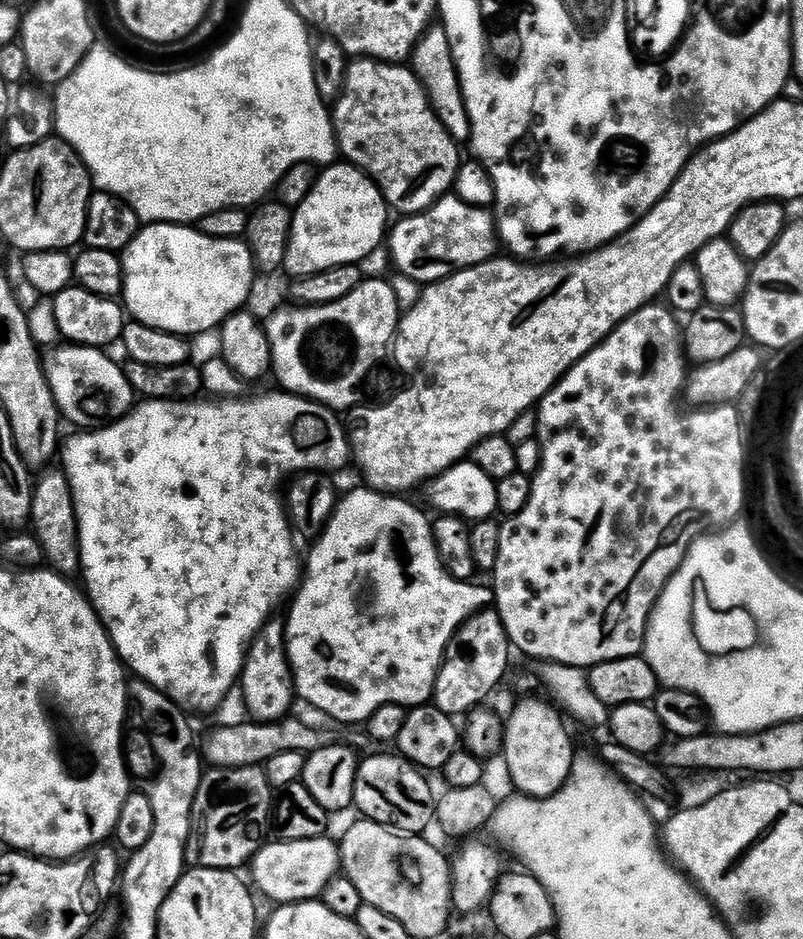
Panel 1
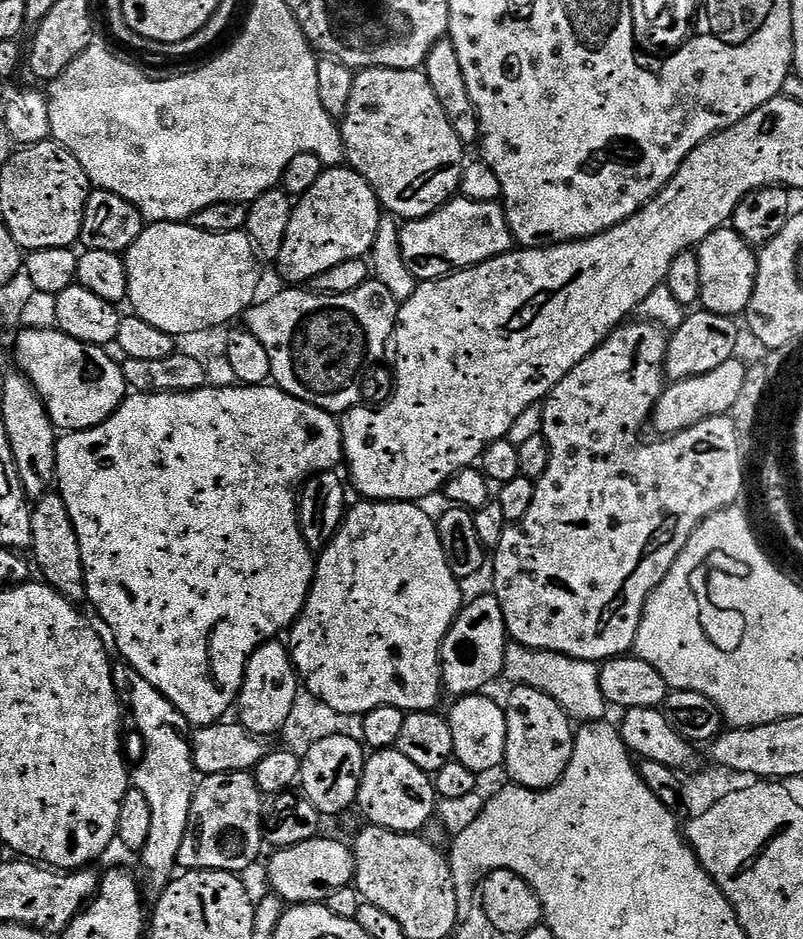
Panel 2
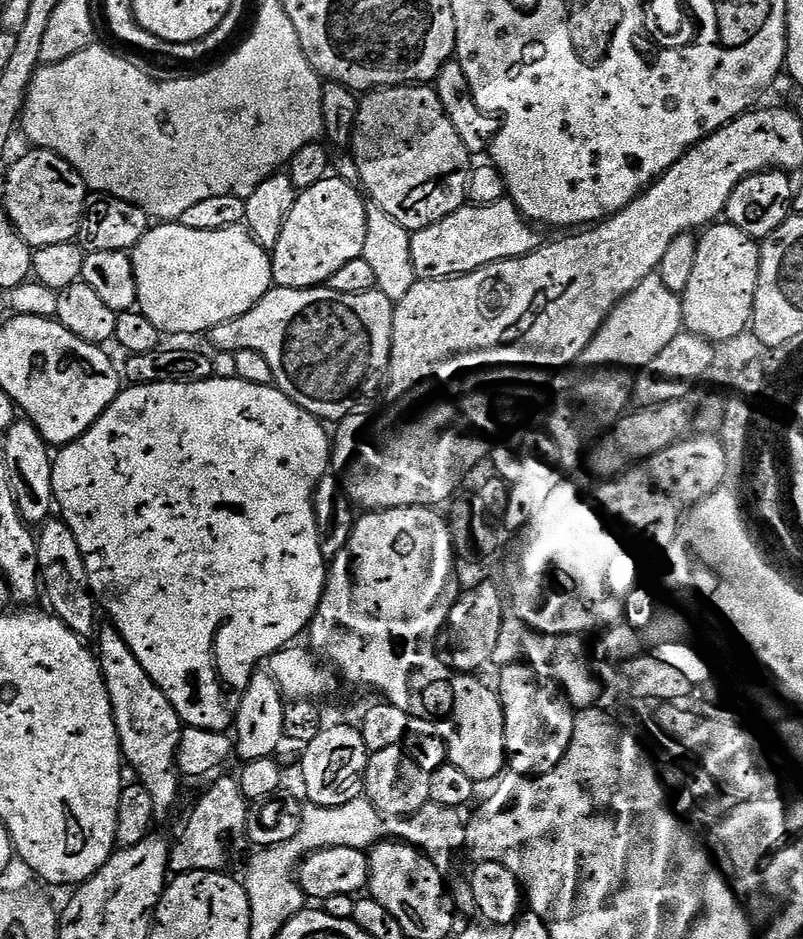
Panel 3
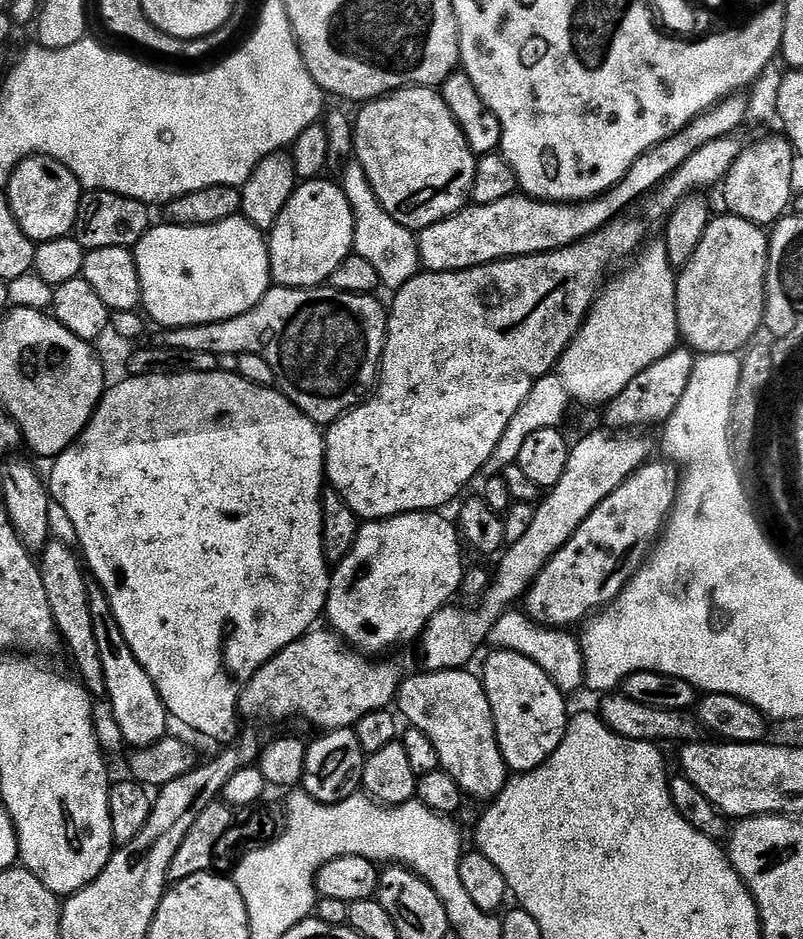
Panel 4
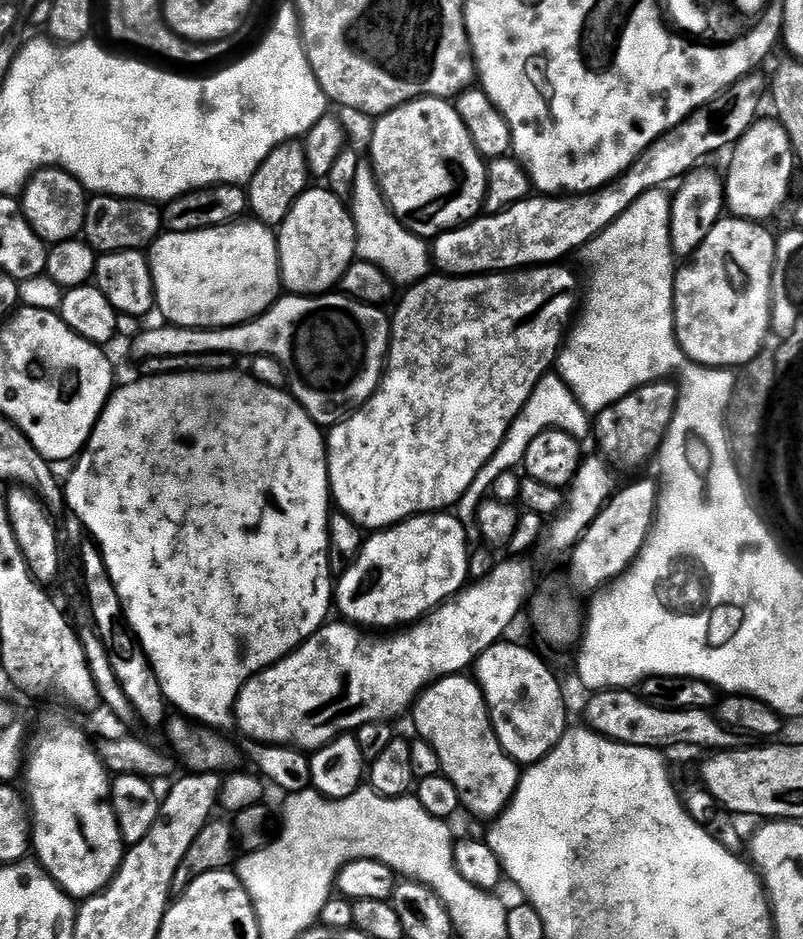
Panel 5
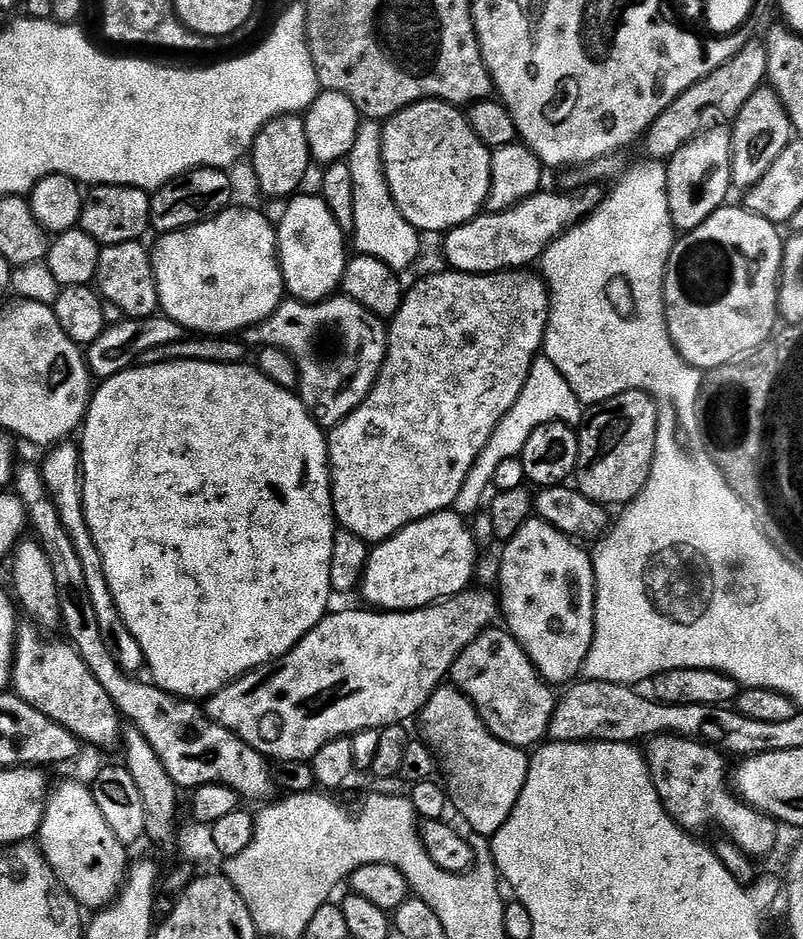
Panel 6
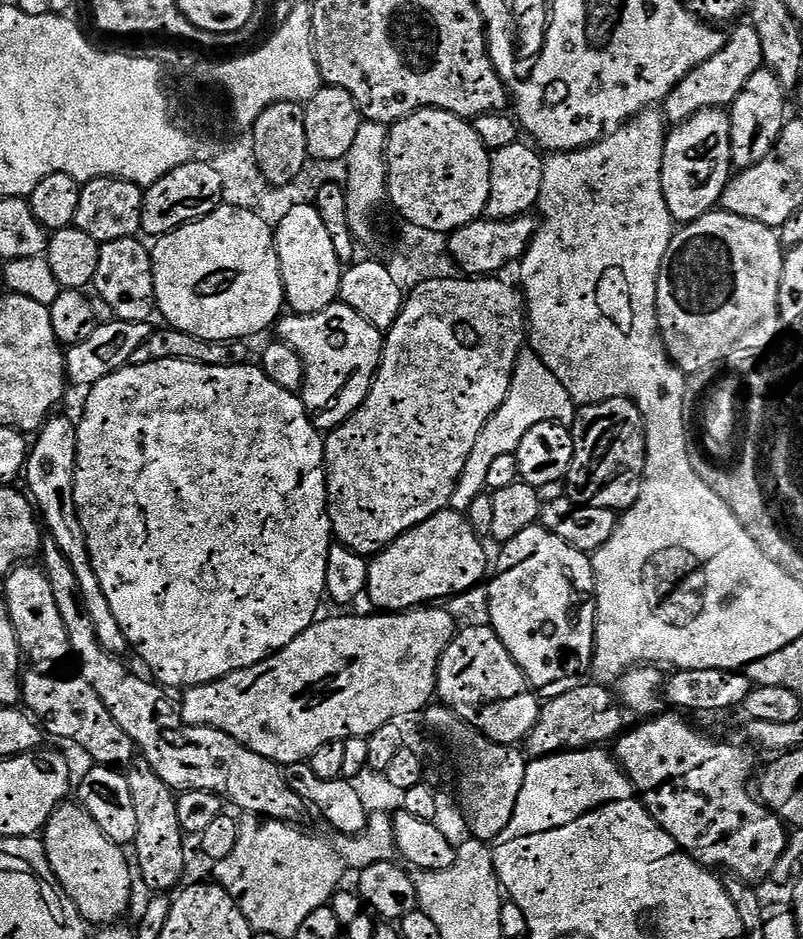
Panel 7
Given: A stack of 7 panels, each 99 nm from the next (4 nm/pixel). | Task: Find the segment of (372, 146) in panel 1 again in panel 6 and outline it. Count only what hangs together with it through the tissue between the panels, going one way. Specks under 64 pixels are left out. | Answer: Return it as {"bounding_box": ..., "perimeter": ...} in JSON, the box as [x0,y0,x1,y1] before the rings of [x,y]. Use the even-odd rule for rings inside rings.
{"bounding_box":[381,100,492,234],"perimeter":[[[419,100],[388,117],[382,124],[381,152],[385,177],[398,210],[421,233],[447,234],[467,220],[475,220],[488,203],[492,152],[470,130],[467,115],[443,100]]]}

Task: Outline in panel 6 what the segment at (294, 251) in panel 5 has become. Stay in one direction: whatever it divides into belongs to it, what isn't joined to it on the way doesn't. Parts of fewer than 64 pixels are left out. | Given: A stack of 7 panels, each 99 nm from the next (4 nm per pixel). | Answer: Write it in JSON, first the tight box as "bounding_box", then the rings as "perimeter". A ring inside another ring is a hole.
{"bounding_box":[276,194,350,304],"perimeter":[[[297,194],[287,201],[288,209],[280,224],[278,220],[276,247],[287,295],[305,304],[318,304],[329,299],[341,287],[344,267],[350,259],[350,248],[348,252],[344,245],[346,234],[338,226],[330,206],[326,206],[323,195],[304,195]]]}

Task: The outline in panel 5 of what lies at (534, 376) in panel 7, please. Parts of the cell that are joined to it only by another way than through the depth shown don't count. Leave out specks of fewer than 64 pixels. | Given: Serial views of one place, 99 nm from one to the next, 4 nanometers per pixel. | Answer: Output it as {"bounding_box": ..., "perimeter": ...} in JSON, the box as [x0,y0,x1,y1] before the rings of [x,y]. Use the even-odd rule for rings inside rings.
{"bounding_box":[454,374,590,525],"perimeter":[[[559,374],[541,376],[540,381],[534,386],[530,398],[524,404],[524,409],[514,418],[506,438],[498,446],[498,450],[490,458],[490,462],[486,462],[486,466],[482,466],[482,470],[478,470],[478,478],[474,478],[474,482],[470,482],[470,490],[466,490],[466,494],[462,494],[460,503],[455,505],[454,512],[460,517],[463,524],[475,525],[476,512],[480,509],[480,503],[491,493],[498,476],[512,469],[519,469],[524,463],[524,455],[530,442],[548,429],[564,431],[575,438],[583,438],[582,436],[587,432],[589,435],[590,432],[589,413],[585,412],[584,407],[577,402],[574,394],[568,389],[566,382]]]}

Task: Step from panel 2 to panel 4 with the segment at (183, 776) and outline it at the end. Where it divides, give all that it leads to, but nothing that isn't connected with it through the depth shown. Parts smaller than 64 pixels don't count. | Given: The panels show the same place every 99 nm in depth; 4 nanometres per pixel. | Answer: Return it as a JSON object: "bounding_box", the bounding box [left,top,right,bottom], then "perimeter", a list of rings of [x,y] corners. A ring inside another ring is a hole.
{"bounding_box":[88,584,170,750],"perimeter":[[[99,584],[88,585],[90,612],[94,618],[94,638],[98,638],[98,654],[102,658],[102,670],[106,682],[107,699],[110,698],[112,712],[123,738],[132,747],[143,750],[160,743],[169,733],[170,717],[164,700],[157,692],[153,680],[143,666],[134,658],[122,630],[112,613],[110,602]]]}

